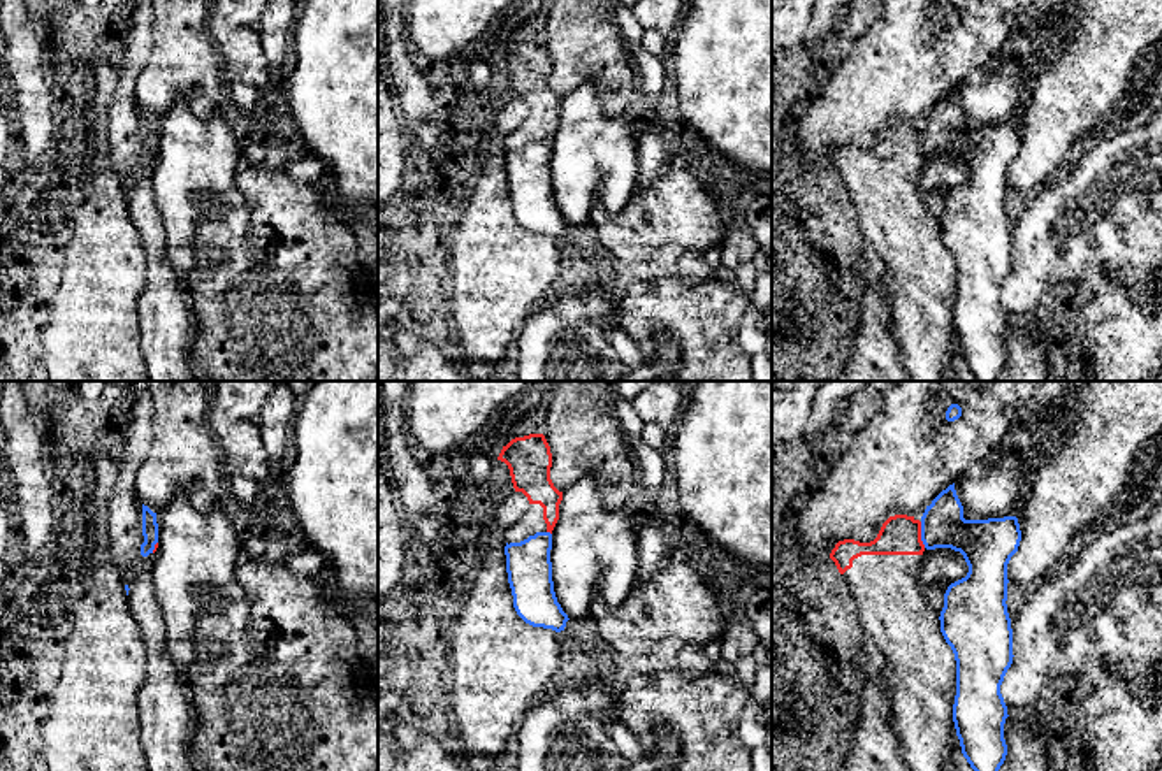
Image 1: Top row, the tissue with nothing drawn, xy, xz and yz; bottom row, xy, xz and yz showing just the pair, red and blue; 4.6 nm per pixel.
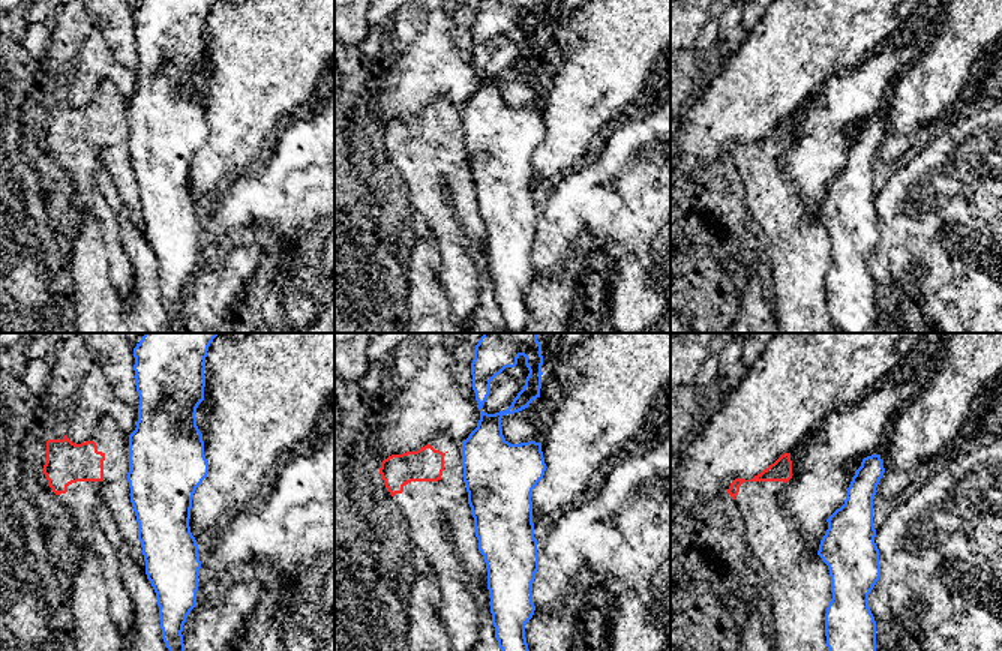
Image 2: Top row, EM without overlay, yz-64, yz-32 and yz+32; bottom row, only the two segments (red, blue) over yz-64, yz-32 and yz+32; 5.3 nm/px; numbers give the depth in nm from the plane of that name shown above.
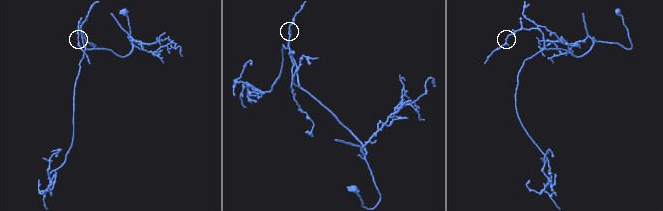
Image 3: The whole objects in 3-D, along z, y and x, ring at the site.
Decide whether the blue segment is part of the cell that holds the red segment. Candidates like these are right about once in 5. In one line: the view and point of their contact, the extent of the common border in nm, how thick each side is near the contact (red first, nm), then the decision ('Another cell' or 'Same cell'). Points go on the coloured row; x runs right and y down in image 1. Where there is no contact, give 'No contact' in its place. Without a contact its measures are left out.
Touches red at yz (920, 534). Shared border 120 nm. Thickness 190 nm (red) against 200 nm. Another cell

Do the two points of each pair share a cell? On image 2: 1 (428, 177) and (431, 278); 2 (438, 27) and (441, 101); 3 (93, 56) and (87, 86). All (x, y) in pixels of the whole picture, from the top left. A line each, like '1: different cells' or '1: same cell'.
1: different cells
2: different cells
3: same cell

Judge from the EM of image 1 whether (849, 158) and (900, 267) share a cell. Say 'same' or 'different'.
same

